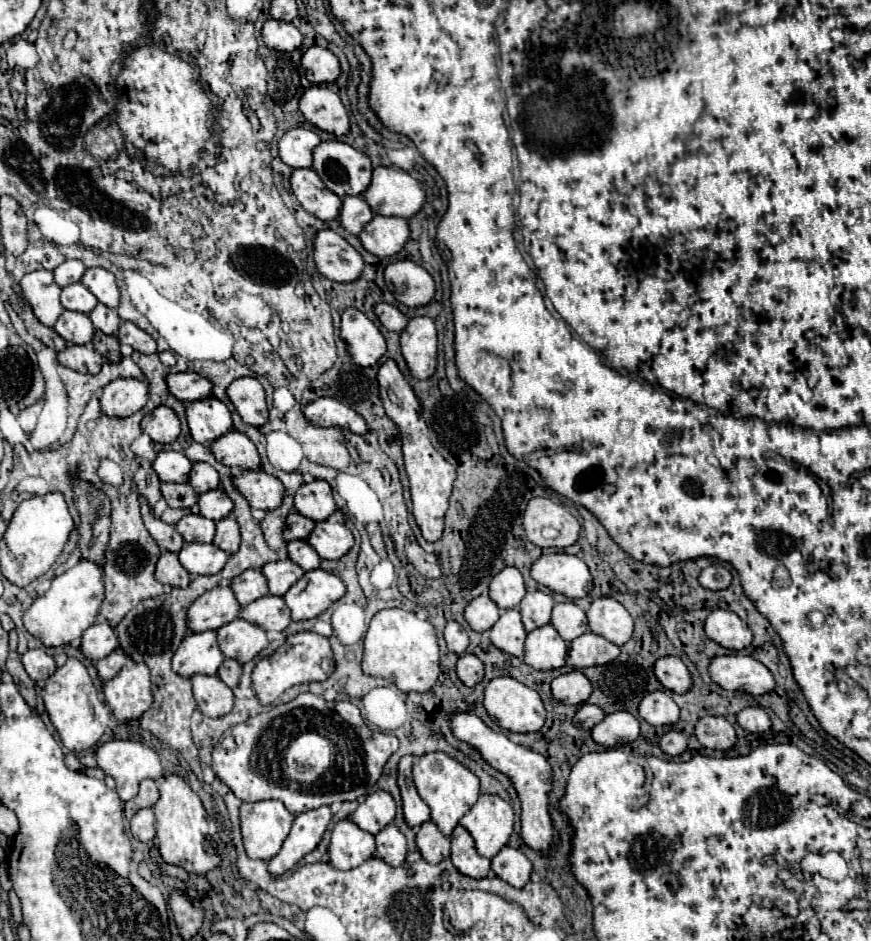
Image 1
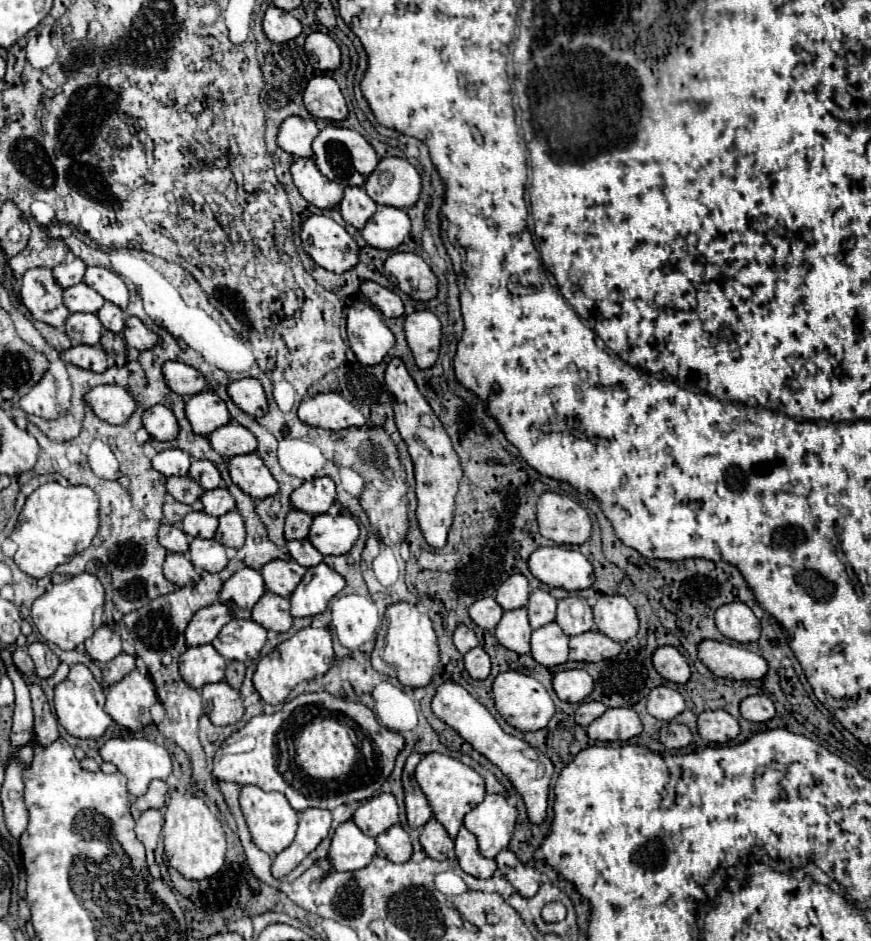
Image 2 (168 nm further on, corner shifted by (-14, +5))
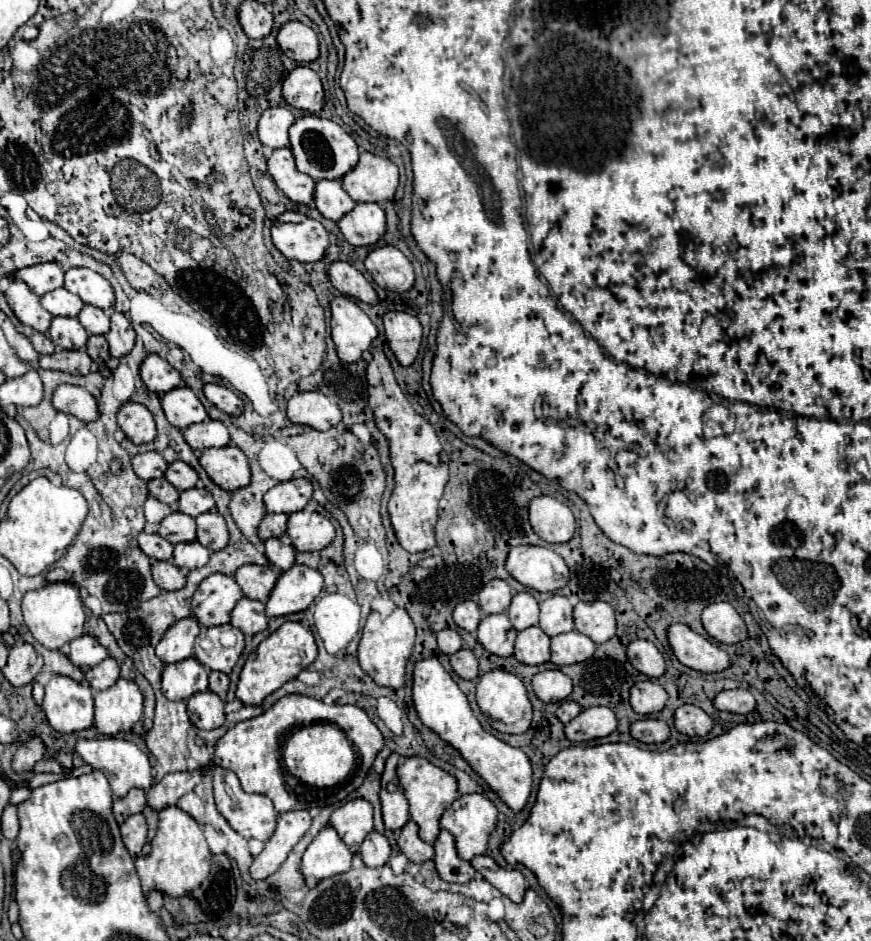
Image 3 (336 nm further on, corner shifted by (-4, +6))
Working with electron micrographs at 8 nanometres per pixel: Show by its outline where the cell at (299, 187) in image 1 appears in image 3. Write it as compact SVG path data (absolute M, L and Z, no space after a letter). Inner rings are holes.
M275 148L271 156L267 158L267 170L273 178L273 182L279 186L279 190L297 204L309 204L313 200L315 192L315 180L311 176L305 176L297 170L291 150Z

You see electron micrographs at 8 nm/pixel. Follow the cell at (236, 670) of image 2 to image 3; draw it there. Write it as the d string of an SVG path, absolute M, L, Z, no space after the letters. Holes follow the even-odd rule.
M209 672L209 690L215 692L217 696L221 696L221 700L225 700L229 688L229 676L223 672Z

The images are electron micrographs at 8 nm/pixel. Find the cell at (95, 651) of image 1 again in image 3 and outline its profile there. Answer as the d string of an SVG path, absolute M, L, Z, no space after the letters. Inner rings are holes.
M81 636L71 642L71 652L69 660L77 668L93 668L101 664L107 658L107 650L93 638L93 636Z

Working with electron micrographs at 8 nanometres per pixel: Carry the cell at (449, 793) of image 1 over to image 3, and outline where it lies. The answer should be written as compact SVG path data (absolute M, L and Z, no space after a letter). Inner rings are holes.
M405 758L403 764L397 766L397 778L403 788L403 794L409 802L409 818L417 822L419 826L419 836L425 842L433 842L439 836L439 818L441 814L457 800L457 780L447 774L445 770L433 766L425 758Z

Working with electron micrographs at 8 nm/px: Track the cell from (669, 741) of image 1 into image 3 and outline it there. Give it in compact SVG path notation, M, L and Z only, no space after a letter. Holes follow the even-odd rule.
M645 718L645 720L637 720L631 724L629 728L631 736L639 742L645 742L645 744L661 744L669 738L671 730L665 722L661 720L653 720L653 718Z

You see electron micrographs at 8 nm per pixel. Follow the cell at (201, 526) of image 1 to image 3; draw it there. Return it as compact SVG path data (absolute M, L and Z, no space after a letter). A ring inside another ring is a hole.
M173 512L161 520L159 534L171 544L193 542L195 540L195 520L183 512Z

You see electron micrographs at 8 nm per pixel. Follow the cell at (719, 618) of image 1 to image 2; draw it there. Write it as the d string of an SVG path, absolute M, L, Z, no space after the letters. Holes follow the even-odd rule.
M741 601L721 605L715 613L717 629L731 641L753 643L761 635L761 623L755 613Z

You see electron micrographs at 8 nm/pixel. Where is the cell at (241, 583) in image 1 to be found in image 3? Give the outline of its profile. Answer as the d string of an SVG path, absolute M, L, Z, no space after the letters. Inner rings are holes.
M213 574L205 578L193 594L191 614L205 628L221 626L231 620L229 614L241 598L241 588L231 576Z

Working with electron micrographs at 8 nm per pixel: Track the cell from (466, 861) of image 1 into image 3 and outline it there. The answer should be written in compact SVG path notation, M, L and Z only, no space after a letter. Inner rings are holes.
M441 830L441 834L433 842L433 848L435 848L435 856L433 856L435 870L445 882L463 884L475 876L473 866L457 856L455 838L447 830Z

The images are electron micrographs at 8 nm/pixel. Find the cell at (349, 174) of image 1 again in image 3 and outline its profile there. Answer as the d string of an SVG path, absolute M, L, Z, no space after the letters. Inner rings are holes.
M301 116L289 128L291 152L297 164L297 170L311 176L313 180L339 180L351 172L359 160L355 140L335 122L319 116Z

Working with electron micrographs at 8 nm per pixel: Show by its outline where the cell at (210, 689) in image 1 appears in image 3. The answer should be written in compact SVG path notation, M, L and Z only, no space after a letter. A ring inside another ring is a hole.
M197 692L187 700L187 712L193 726L201 730L219 728L225 722L225 704L213 692Z

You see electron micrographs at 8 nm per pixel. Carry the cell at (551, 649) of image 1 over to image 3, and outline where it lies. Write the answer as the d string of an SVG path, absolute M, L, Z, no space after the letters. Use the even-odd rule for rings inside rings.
M531 626L517 634L513 656L523 664L543 664L549 662L549 636L539 628Z

